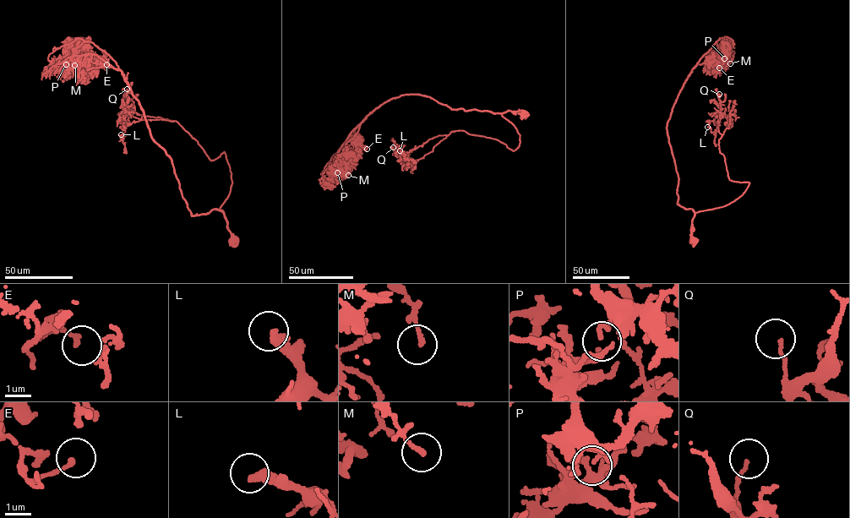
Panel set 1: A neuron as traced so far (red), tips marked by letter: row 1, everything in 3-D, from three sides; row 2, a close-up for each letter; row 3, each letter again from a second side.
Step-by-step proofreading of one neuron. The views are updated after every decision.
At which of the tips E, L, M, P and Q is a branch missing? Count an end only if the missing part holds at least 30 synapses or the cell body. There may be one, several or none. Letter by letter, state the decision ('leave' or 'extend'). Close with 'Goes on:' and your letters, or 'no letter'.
E: leave
L: leave
M: leave
P: leave
Q: leave
Goes on: no letter

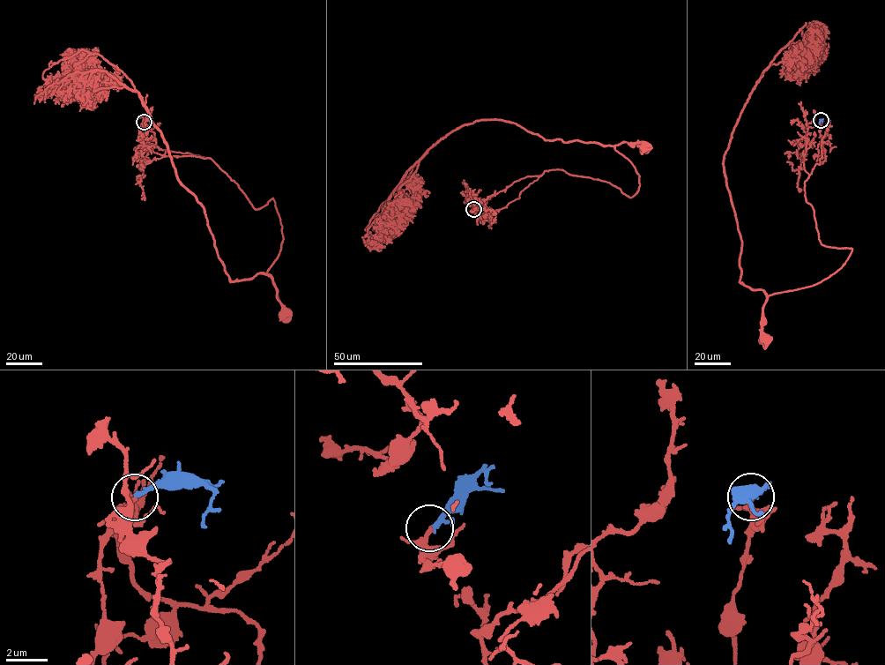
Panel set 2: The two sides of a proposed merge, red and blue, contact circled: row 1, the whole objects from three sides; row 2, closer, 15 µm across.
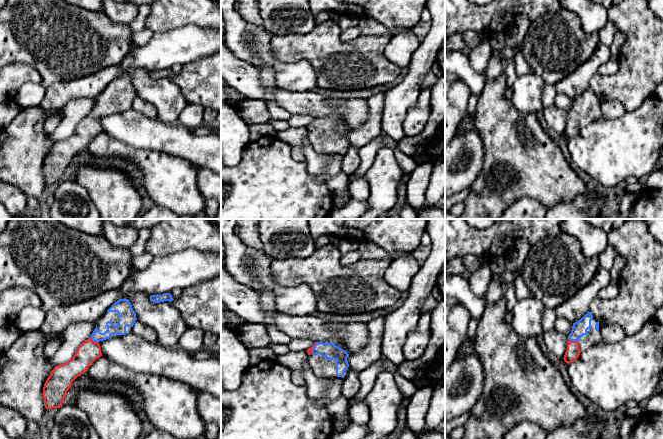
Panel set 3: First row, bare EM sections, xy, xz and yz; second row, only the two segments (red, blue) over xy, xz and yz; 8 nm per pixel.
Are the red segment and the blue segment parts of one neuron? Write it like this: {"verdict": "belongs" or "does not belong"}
{"verdict": "belongs"}

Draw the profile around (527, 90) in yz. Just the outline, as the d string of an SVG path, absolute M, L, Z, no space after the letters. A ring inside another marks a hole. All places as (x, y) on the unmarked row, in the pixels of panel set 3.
M534 71L519 76L512 84L511 104L523 114L536 114L543 110L542 93L545 81Z

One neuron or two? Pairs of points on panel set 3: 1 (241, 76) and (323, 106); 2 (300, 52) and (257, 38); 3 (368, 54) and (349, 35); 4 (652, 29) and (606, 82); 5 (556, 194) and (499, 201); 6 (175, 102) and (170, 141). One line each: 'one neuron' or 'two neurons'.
1: one neuron
2: two neurons
3: two neurons
4: one neuron
5: one neuron
6: two neurons

